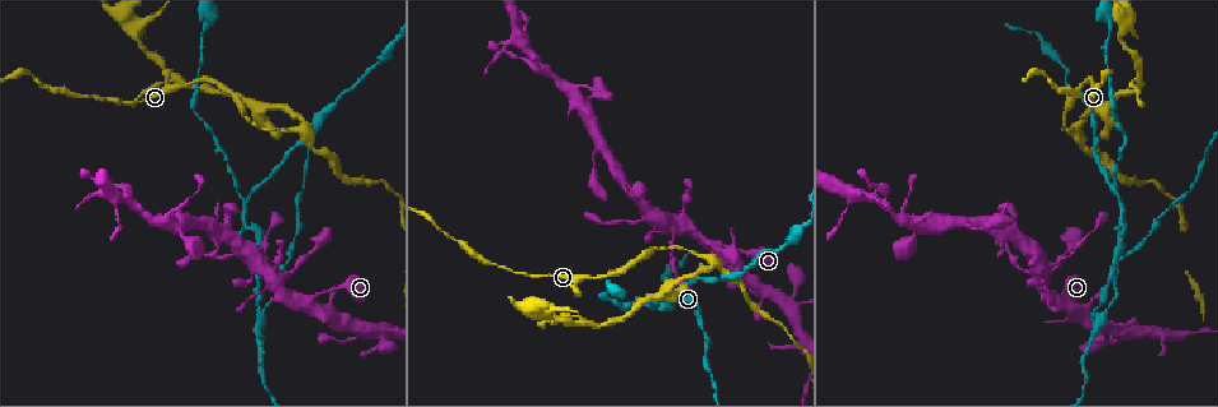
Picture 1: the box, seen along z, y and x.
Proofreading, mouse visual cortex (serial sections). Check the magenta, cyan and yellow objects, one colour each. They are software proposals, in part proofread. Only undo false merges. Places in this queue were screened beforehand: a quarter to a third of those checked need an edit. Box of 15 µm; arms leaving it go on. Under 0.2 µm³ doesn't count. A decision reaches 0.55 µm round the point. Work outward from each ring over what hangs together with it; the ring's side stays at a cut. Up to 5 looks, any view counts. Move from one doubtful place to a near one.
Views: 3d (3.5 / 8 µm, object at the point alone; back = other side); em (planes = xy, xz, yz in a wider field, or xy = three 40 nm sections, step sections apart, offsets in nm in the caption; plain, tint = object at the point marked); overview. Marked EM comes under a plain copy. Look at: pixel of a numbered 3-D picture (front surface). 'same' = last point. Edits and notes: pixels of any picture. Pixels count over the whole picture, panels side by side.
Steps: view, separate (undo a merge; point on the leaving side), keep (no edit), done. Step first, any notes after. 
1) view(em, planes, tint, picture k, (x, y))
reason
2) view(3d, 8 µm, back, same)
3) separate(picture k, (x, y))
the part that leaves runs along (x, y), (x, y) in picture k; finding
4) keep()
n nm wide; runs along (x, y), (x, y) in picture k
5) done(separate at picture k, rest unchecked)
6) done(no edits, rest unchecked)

view(3d, 3.5 µm, picture 1, (1072, 127))
three-way junction

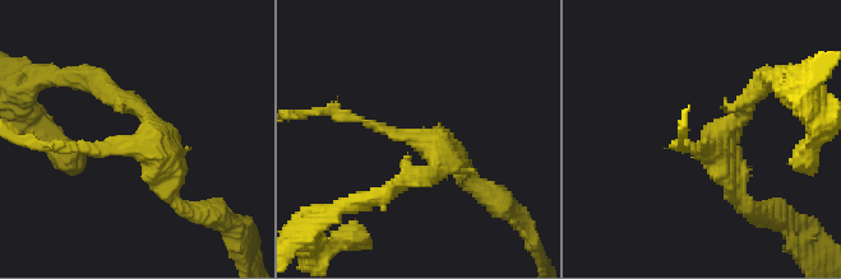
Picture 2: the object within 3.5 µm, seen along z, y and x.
view(em, xy, step 1, tint, picture 2, (430, 146))

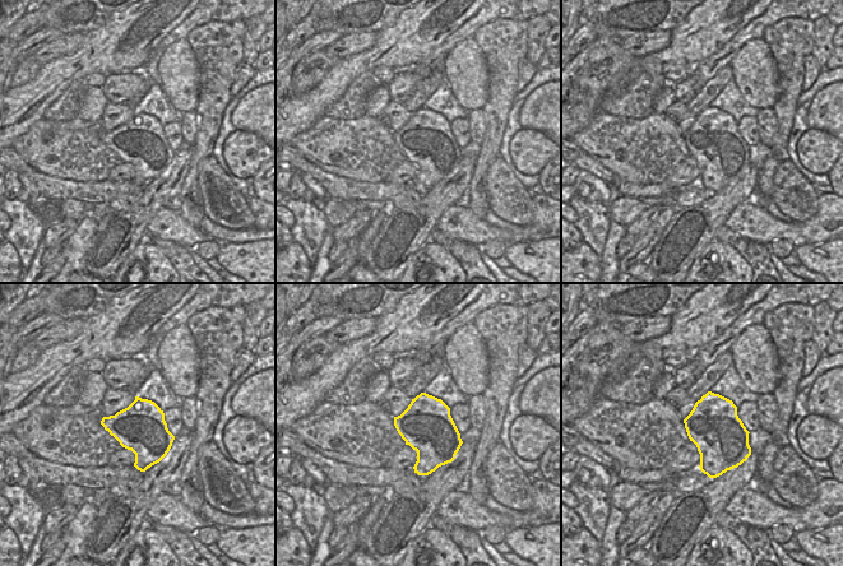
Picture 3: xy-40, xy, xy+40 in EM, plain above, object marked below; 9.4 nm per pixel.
keep()
500 nm wide; runs along (685, 145), (712, 145), (751, 94) in picture 2; all the same cell

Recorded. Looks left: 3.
view(3d, 3.5 µm, picture 1, (135, 26))
three-way junction

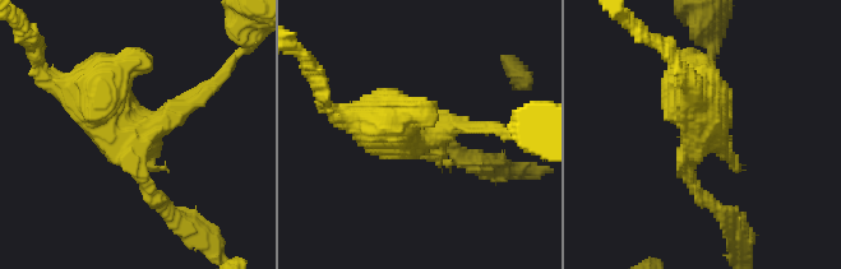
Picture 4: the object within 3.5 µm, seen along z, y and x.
view(em, xy, step 2, tint, picture 4, (701, 136))
need the tissue

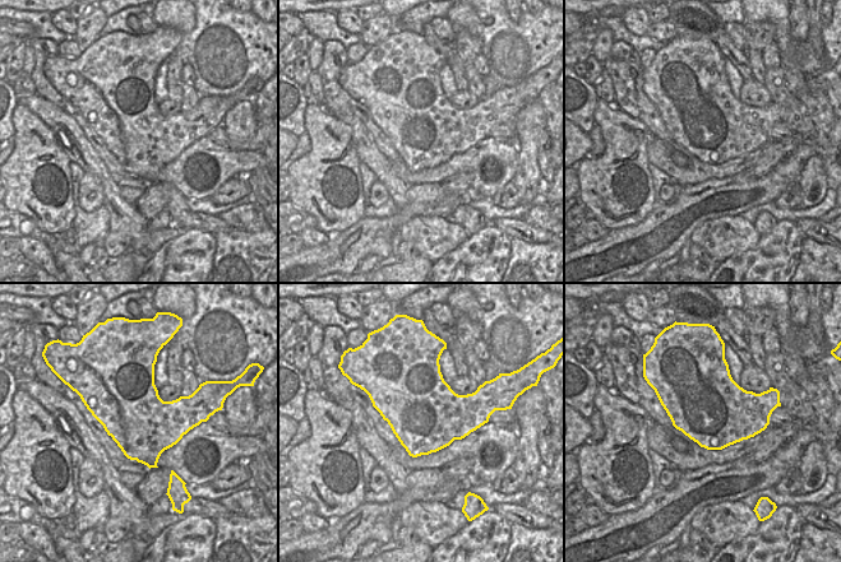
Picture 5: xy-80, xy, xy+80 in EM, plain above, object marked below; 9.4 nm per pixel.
view(em, xy, step 1, tint, same)

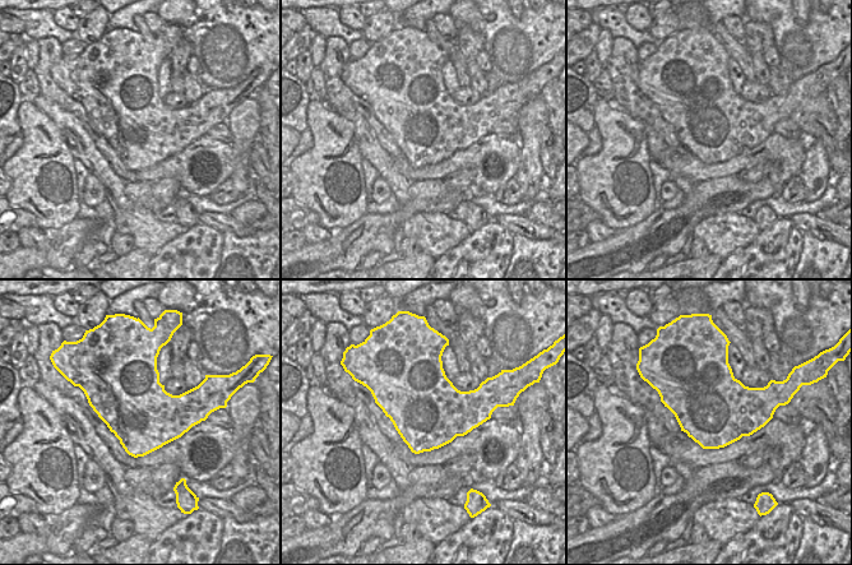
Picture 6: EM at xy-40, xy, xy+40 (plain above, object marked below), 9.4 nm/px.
keep()
runs along (163, 200), (92, 94), (112, 75) in picture 4; one cell here

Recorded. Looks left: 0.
done(no edits, rest unchecked)

